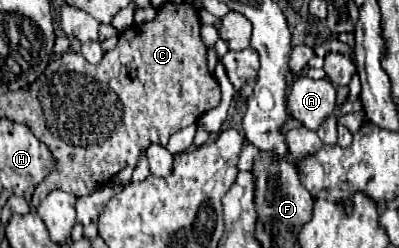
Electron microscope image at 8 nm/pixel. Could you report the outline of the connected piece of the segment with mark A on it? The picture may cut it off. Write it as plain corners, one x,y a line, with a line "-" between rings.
301,76
295,80
287,96
287,108
291,116
305,128
317,130
321,122
335,110
335,88
327,78
311,80

